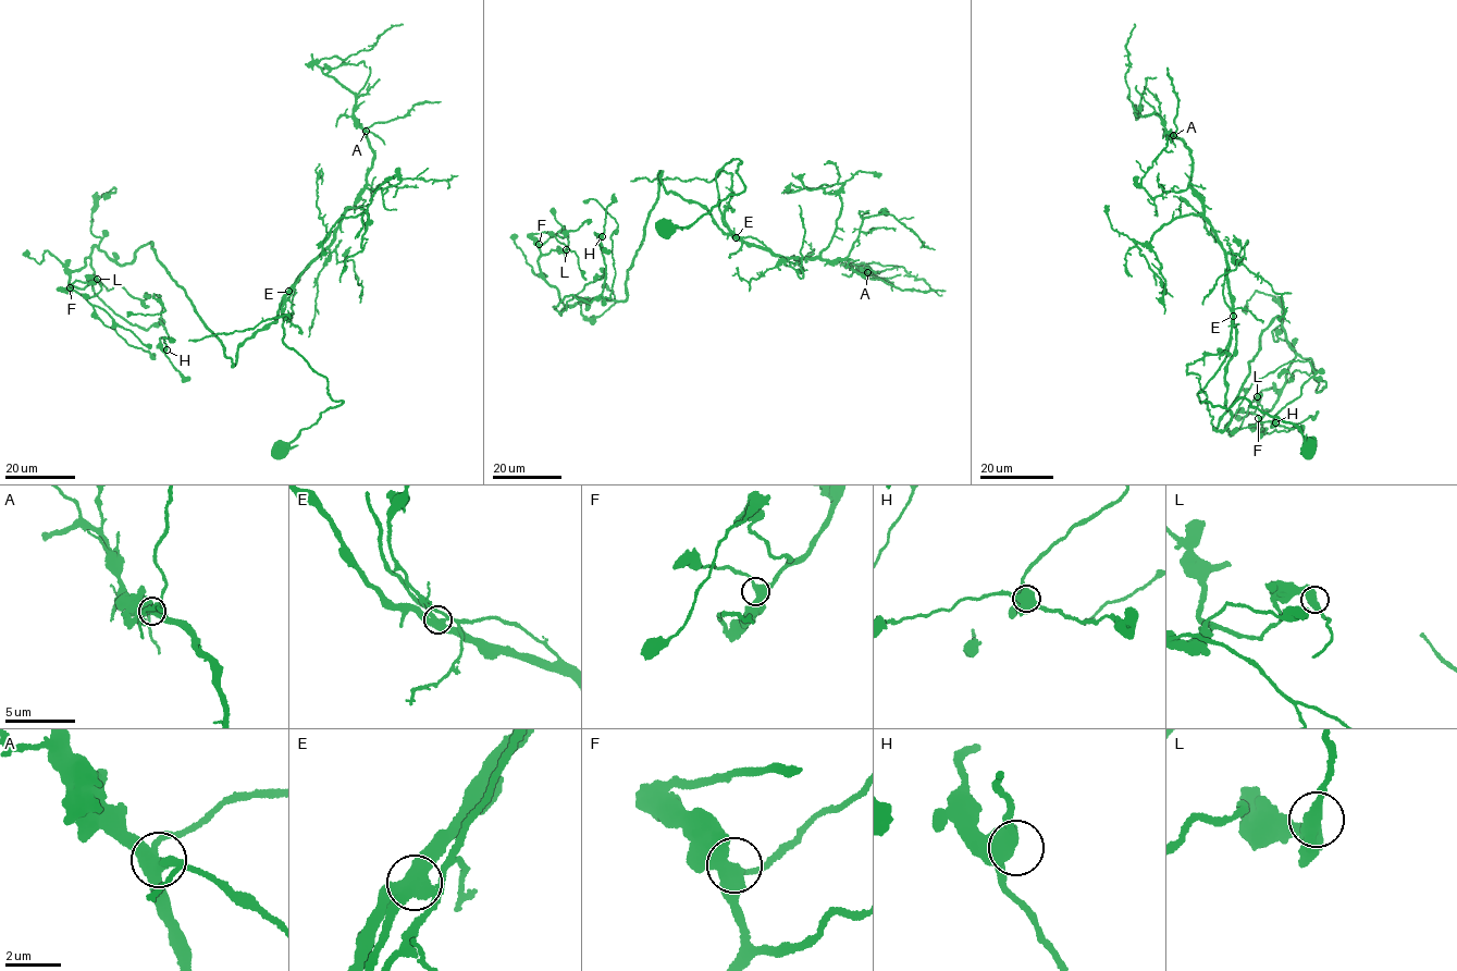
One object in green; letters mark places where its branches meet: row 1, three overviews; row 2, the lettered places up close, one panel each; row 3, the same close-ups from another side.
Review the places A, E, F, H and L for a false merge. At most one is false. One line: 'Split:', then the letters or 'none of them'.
Split: none of them

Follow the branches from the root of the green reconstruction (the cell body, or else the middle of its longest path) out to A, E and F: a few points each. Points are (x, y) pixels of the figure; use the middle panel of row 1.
A: (664, 226), (692, 224), (742, 192), (739, 159), (716, 177), (736, 238), (867, 272)
E: (664, 226), (692, 224), (717, 203), (742, 192), (739, 159), (725, 163), (716, 177), (721, 219), (736, 237)
F: (664, 226), (742, 192), (741, 161), (716, 176), (729, 233), (659, 172), (624, 300), (564, 305), (539, 244)

